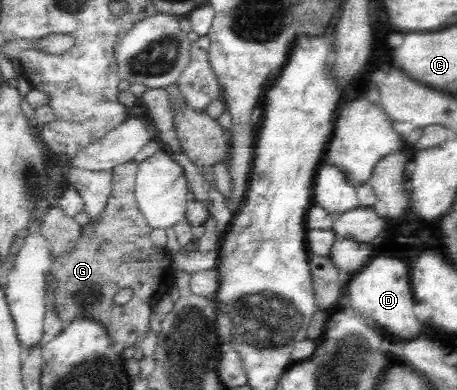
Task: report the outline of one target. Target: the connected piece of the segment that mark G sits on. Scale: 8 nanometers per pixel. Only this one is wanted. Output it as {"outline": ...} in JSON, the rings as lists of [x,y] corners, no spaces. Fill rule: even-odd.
{"outline":[[[133,161],[120,164],[112,169],[111,195],[106,207],[97,215],[95,220],[90,219],[87,225],[80,228],[80,235],[70,251],[63,251],[55,257],[51,269],[51,296],[53,310],[62,320],[64,327],[76,319],[93,319],[97,321],[108,334],[112,344],[122,344],[129,348],[136,344],[150,328],[149,319],[152,307],[164,293],[168,293],[174,283],[174,269],[170,266],[171,260],[162,249],[151,242],[151,227],[145,222],[144,216],[138,208],[135,199],[135,177],[137,163]],[[130,287],[132,298],[123,305],[114,302],[114,295],[119,289]]]}

